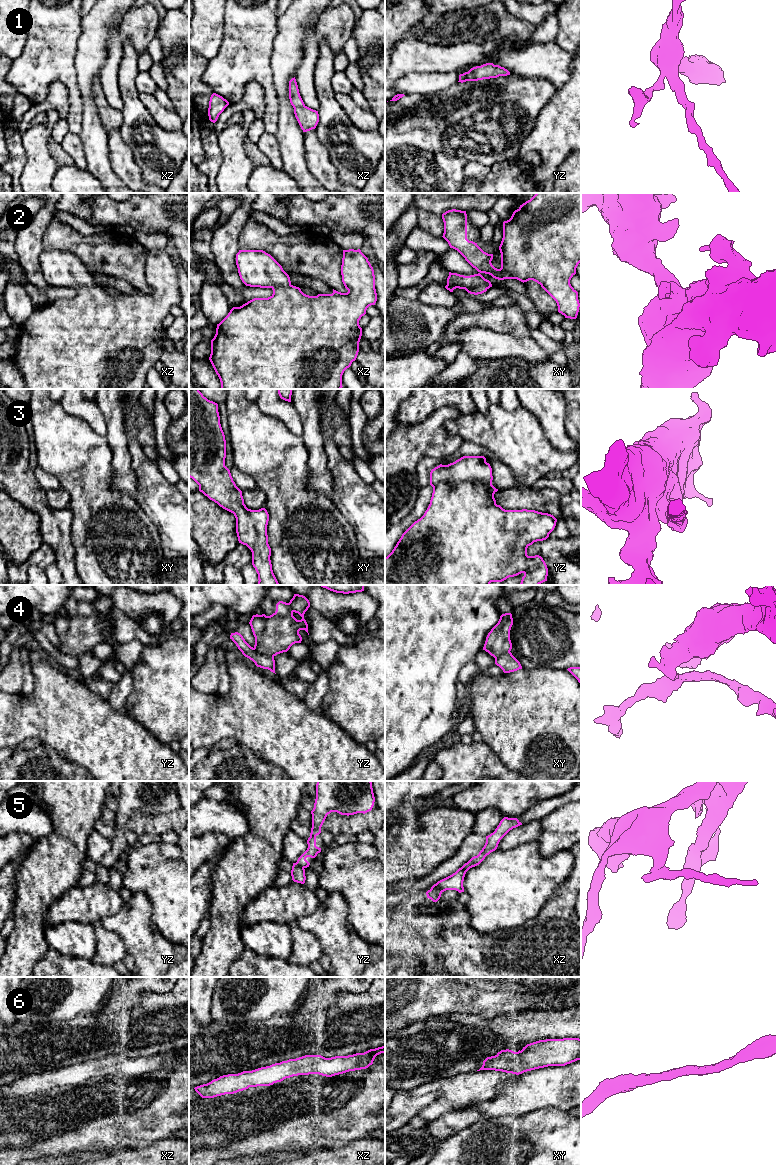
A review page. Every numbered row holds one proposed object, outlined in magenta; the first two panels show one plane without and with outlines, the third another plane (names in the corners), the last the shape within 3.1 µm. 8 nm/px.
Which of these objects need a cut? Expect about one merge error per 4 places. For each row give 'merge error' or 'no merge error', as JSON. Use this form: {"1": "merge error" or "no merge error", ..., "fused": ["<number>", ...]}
{"1": "no merge error", "2": "no merge error", "3": "no merge error", "4": "merge error", "5": "merge error", "6": "no merge error", "fused": ["4", "5"]}

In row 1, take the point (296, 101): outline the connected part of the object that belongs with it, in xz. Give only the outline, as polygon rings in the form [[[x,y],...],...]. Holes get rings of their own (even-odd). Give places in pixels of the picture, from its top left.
[[[295,77],[289,81],[289,99],[294,108],[295,117],[303,132],[315,129],[319,122],[318,111],[304,104]]]

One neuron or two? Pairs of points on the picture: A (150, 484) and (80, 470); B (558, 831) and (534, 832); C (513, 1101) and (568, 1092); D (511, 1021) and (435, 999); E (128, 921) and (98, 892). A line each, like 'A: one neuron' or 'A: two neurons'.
A: two neurons
B: two neurons
C: one neuron
D: two neurons
E: two neurons

